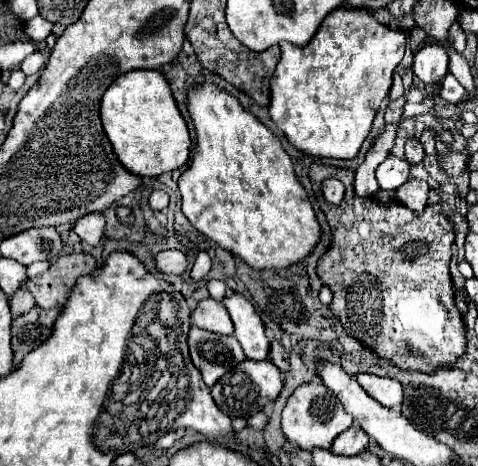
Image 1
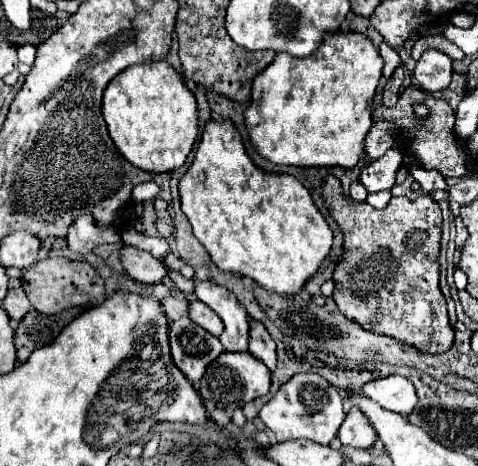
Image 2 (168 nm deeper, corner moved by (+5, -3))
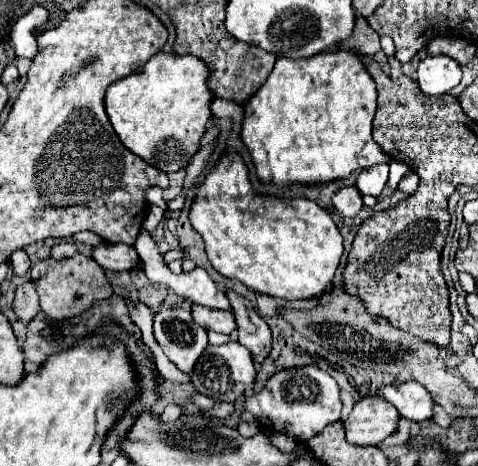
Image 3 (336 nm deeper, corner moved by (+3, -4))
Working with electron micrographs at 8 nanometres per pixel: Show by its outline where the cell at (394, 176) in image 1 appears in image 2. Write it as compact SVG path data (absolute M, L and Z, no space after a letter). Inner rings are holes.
M389 149L383 157L367 163L361 171L359 181L365 185L369 193L391 189L395 185L395 173L403 163L399 149Z

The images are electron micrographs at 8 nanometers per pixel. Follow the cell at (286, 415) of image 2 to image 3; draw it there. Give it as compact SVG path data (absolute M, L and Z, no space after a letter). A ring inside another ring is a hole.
M317 366L289 368L273 374L261 392L249 394L245 398L245 410L251 412L261 424L285 432L297 442L309 442L325 426L341 420L341 398L337 382Z

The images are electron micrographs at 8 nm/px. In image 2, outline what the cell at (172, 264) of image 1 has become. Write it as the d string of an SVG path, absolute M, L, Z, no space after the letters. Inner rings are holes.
M123 245L119 261L123 269L139 283L157 283L165 277L163 263L159 263L155 257L151 257L147 251L139 247Z

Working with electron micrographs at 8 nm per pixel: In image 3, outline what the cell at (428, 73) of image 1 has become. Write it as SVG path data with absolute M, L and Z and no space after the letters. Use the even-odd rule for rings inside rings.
M427 56L421 60L419 86L427 96L441 96L451 92L461 82L461 68L449 56Z

